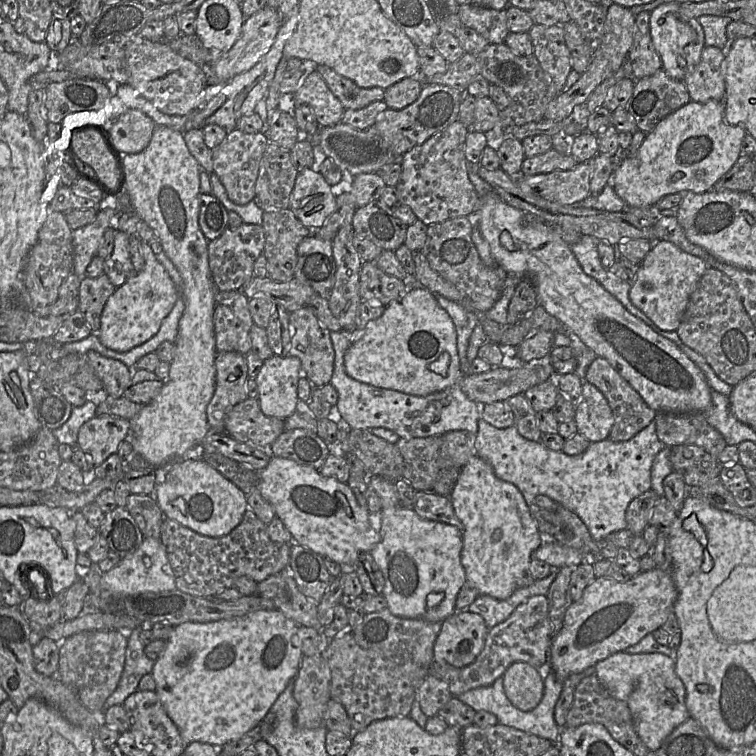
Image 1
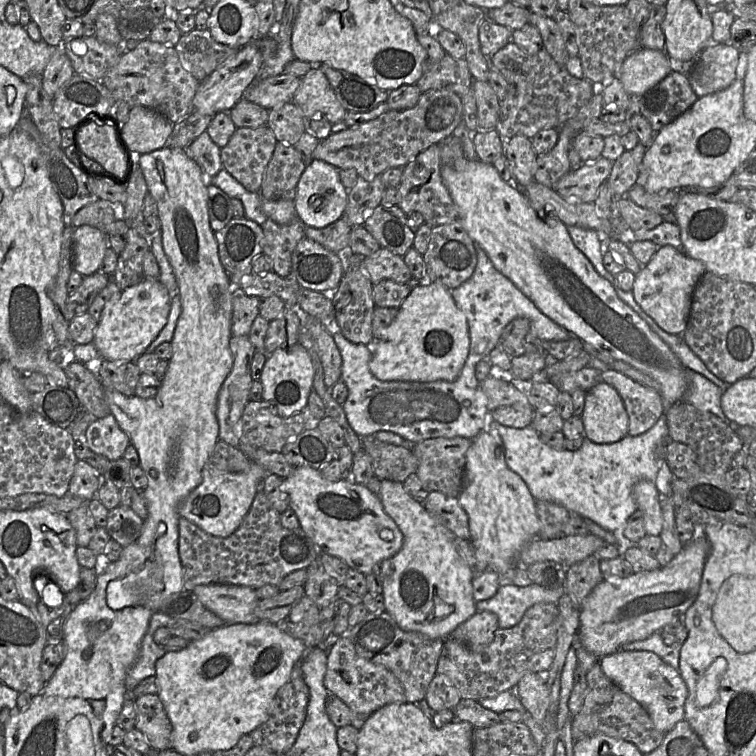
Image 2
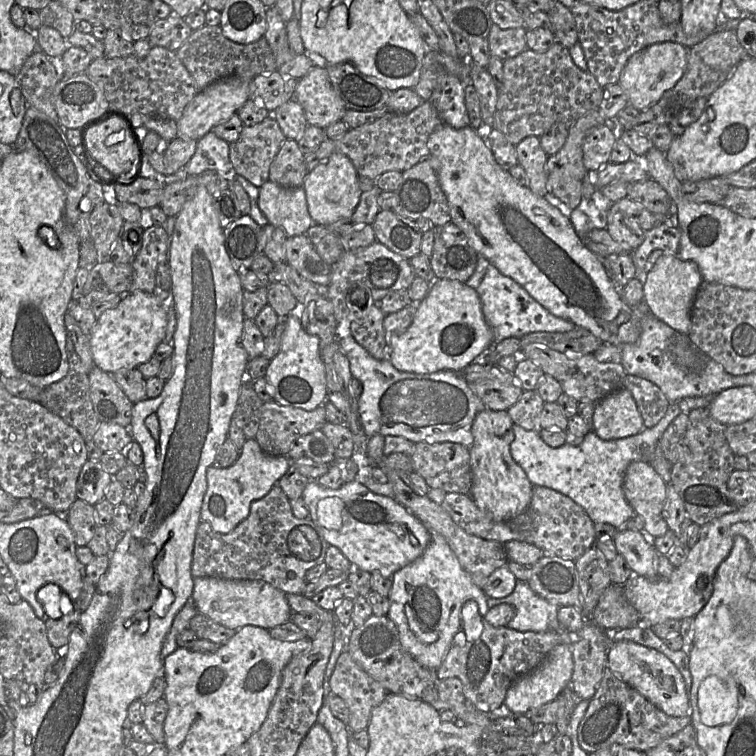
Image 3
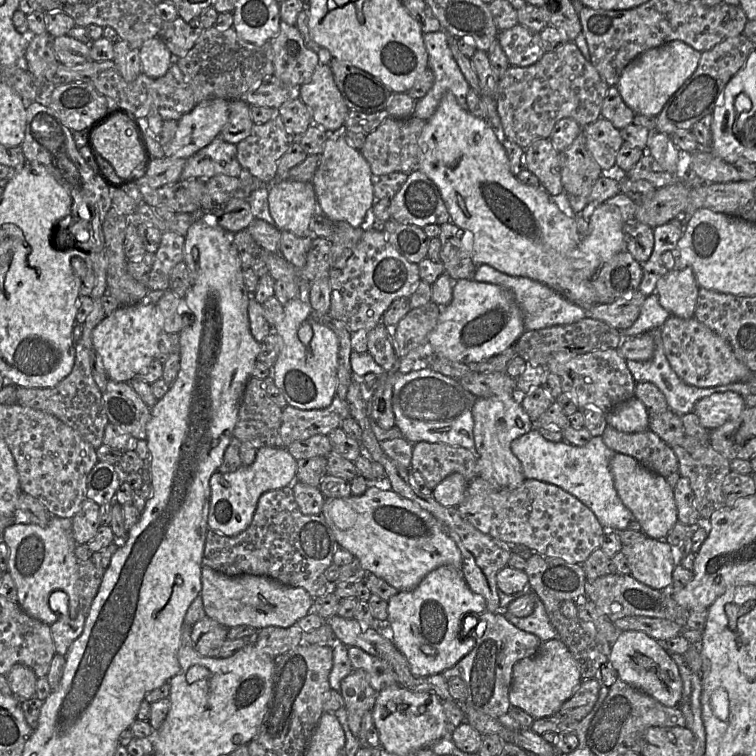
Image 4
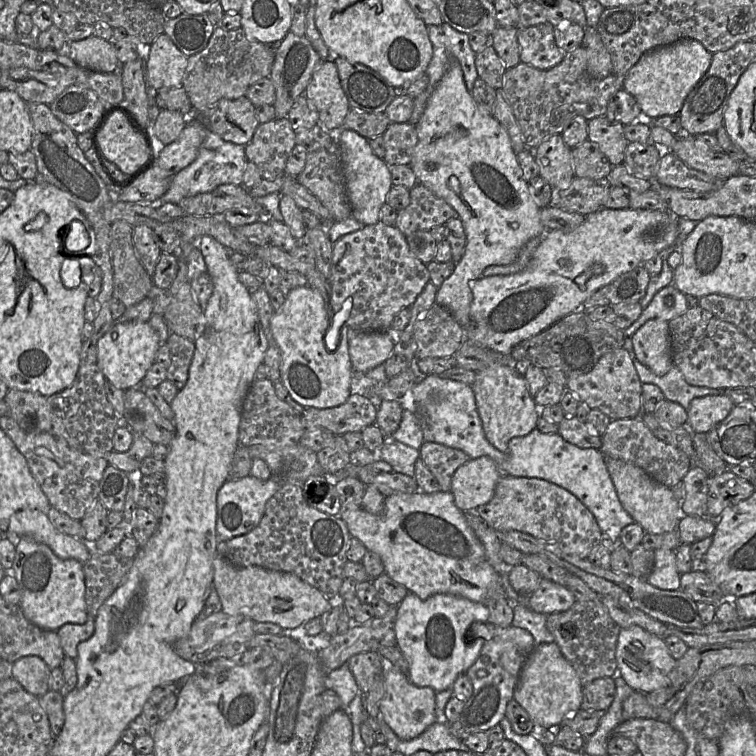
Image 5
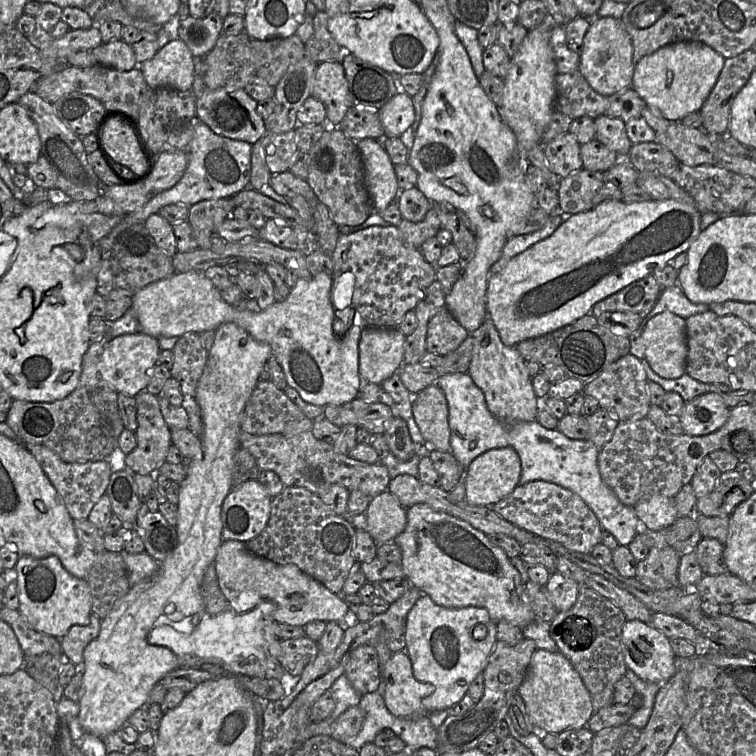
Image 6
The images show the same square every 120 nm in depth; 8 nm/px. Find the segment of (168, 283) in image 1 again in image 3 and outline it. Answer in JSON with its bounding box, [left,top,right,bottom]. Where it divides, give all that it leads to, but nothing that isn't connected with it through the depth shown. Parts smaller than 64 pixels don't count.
[89,293,167,374]

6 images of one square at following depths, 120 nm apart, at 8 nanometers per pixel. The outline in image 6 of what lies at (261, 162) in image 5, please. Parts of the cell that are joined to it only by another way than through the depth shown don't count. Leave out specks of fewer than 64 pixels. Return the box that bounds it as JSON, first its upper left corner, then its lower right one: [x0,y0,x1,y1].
[260,130,299,175]

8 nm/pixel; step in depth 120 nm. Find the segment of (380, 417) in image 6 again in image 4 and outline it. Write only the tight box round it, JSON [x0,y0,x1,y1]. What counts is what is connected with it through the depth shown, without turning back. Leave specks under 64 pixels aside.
[280,397,350,448]

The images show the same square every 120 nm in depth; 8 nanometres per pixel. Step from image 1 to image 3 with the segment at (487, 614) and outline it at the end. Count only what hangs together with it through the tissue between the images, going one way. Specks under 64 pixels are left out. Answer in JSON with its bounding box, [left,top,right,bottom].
[487,581,576,644]

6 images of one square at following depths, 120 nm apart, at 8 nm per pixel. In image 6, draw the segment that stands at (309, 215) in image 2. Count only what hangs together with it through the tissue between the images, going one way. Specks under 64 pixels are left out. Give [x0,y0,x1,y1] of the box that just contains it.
[357,138,400,213]

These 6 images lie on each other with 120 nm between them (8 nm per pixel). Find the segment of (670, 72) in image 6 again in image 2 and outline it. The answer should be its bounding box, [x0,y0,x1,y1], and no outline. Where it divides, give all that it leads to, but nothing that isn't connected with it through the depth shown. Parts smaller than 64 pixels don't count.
[619,47,672,96]

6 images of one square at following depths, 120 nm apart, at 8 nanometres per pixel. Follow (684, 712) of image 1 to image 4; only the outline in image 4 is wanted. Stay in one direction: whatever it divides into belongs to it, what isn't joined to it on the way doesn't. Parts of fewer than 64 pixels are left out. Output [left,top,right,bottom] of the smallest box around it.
[609,631,683,706]

